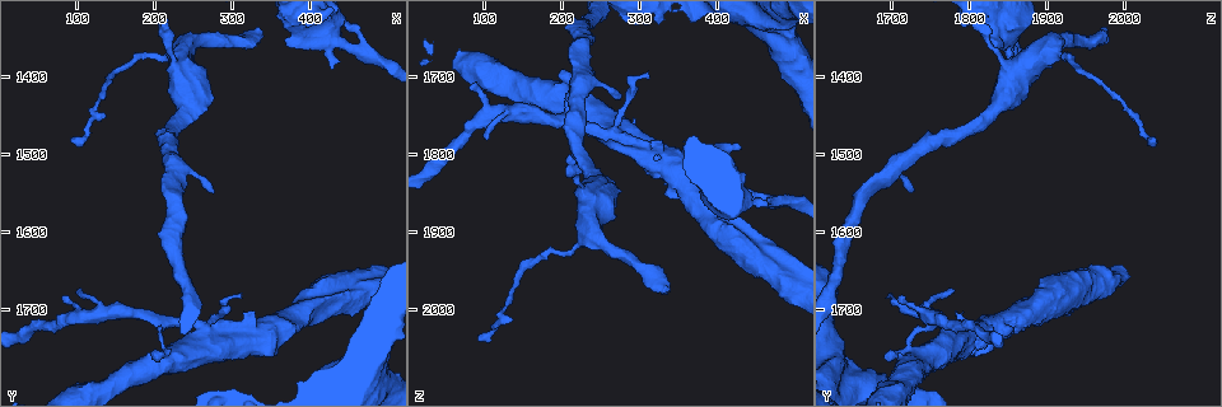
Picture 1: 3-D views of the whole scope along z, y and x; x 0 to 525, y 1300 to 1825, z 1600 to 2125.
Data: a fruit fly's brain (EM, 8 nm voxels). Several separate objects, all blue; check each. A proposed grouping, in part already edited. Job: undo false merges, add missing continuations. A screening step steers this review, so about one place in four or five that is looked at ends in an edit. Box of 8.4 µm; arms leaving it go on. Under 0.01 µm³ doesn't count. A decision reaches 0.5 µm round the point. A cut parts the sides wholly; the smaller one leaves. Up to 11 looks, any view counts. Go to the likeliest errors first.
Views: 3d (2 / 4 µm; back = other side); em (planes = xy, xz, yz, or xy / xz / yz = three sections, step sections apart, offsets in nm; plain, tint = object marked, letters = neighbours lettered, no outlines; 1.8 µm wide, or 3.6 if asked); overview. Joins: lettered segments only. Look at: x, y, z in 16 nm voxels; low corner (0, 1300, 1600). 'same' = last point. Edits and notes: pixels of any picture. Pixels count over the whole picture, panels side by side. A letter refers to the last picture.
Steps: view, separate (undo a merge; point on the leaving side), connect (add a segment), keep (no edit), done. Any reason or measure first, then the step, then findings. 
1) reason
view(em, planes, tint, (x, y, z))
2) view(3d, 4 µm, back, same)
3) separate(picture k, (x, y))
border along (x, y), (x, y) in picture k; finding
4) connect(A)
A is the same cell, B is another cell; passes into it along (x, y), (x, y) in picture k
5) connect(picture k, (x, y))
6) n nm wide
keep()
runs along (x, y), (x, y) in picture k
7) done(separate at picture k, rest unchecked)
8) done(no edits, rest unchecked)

abrupt turn
view(3d, 4 µm, (265, 1730, 1765))

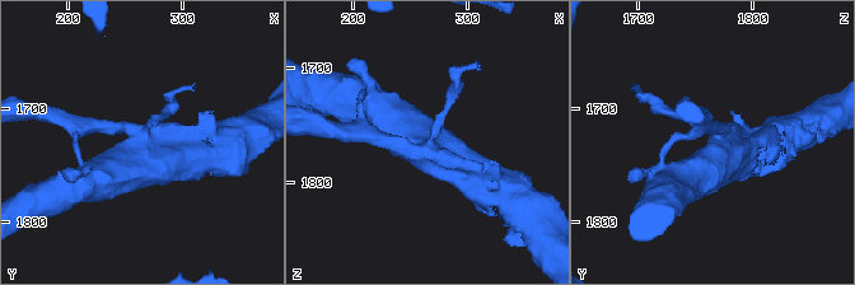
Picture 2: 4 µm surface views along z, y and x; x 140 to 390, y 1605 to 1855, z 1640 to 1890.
now the EM
view(em, 3.6 µm, xz, step 4, letters, (266, 1726, 1770))

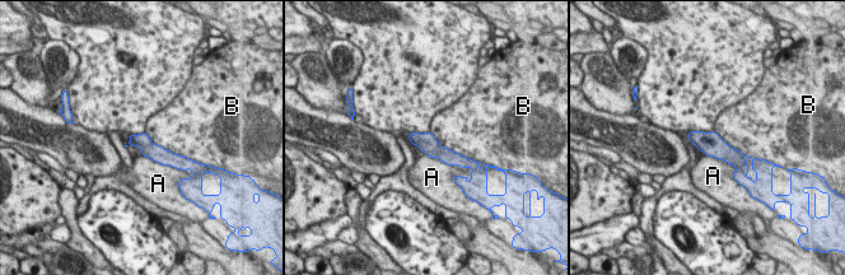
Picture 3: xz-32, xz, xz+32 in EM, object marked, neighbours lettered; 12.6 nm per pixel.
B touches over 600 nm
separate(picture 3, (737, 159))
A and B are other cells; border along (746, 157), (740, 162), (729, 162) in picture 3; a second neuron is stuck on

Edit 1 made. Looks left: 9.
see it whole again
view(overview)

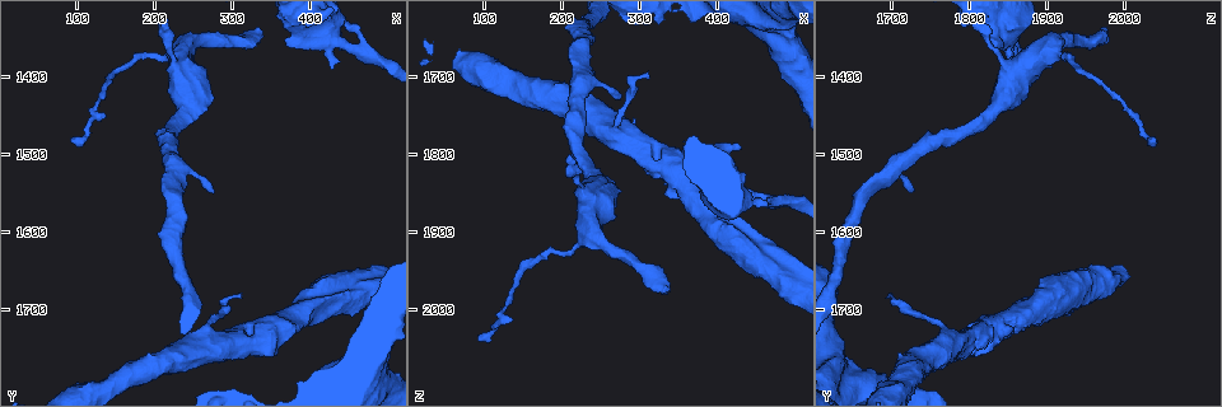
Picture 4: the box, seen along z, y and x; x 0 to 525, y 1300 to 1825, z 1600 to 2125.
free end
view(em, yz, step 16, tint, (330, 1335, 1970))

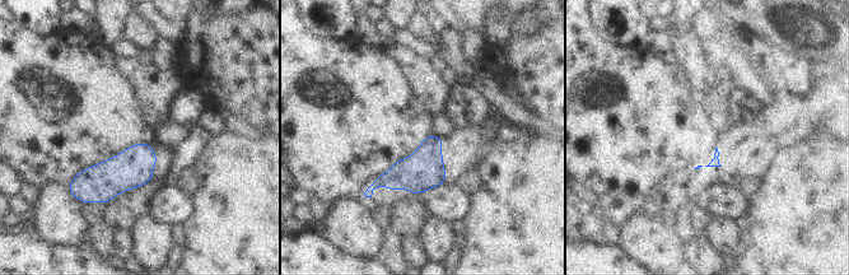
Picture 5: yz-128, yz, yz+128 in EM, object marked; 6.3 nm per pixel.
view(em, planes, tint, same)

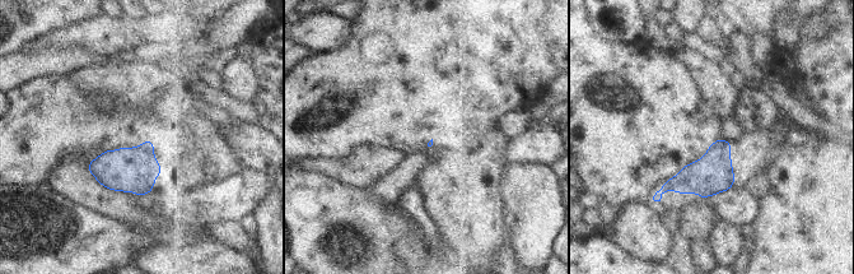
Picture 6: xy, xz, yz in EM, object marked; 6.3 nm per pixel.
view(em, planes, letters, same)

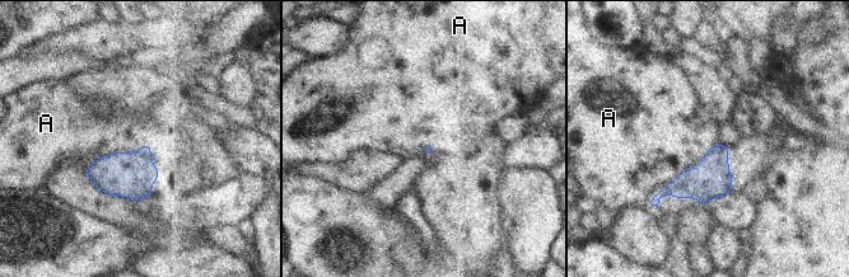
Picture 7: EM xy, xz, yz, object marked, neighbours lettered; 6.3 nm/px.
A touches over 600 nm
keep()
A is another cell; border along (717, 142), (649, 203) in picture 7; no lettered segment goes on from it

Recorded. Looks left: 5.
done(separate at picture 3, rest unchecked)

